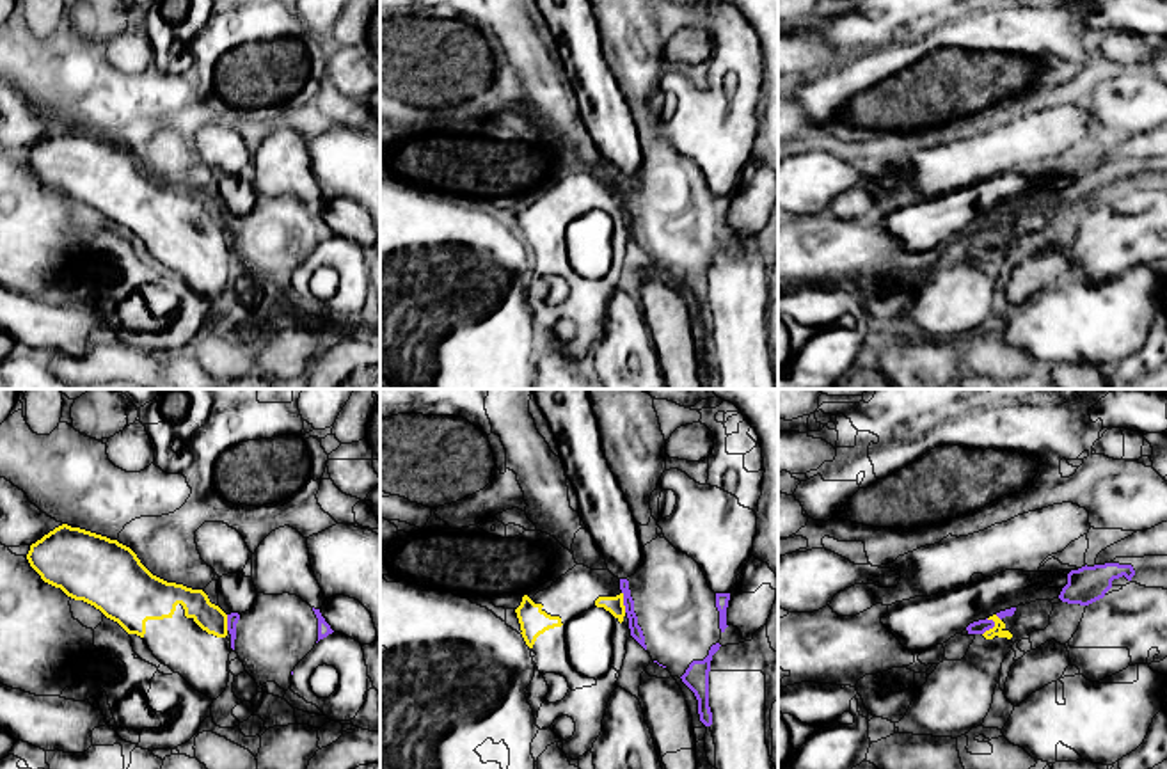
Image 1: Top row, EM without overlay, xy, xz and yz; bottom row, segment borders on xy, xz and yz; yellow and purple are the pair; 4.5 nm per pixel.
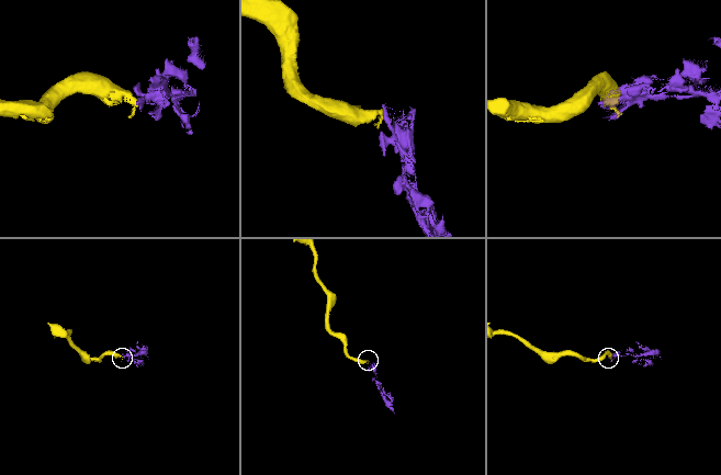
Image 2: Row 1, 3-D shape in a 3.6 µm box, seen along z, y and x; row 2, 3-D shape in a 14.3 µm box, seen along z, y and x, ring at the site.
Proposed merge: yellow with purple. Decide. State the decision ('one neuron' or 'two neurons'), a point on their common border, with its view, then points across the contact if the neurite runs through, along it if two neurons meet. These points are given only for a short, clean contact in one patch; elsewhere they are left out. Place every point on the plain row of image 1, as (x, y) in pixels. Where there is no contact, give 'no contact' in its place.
two neurons | yz (993, 229) | along yz (992, 221), (993, 228), (983, 237)

